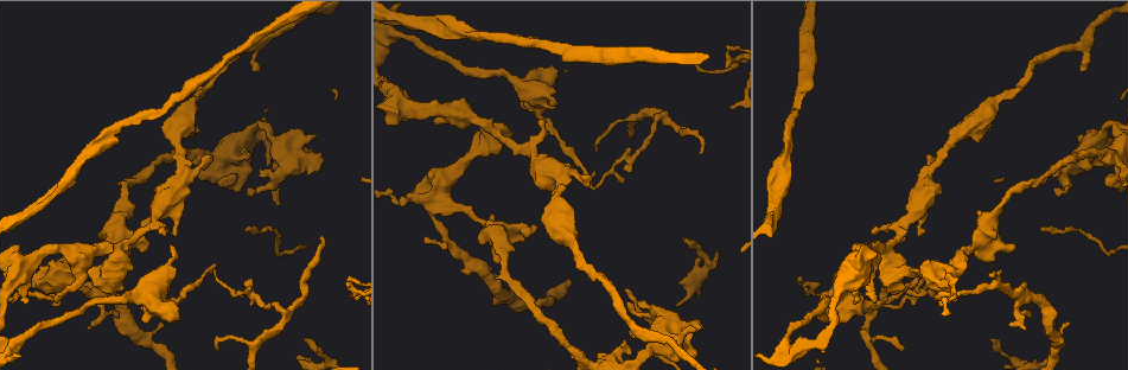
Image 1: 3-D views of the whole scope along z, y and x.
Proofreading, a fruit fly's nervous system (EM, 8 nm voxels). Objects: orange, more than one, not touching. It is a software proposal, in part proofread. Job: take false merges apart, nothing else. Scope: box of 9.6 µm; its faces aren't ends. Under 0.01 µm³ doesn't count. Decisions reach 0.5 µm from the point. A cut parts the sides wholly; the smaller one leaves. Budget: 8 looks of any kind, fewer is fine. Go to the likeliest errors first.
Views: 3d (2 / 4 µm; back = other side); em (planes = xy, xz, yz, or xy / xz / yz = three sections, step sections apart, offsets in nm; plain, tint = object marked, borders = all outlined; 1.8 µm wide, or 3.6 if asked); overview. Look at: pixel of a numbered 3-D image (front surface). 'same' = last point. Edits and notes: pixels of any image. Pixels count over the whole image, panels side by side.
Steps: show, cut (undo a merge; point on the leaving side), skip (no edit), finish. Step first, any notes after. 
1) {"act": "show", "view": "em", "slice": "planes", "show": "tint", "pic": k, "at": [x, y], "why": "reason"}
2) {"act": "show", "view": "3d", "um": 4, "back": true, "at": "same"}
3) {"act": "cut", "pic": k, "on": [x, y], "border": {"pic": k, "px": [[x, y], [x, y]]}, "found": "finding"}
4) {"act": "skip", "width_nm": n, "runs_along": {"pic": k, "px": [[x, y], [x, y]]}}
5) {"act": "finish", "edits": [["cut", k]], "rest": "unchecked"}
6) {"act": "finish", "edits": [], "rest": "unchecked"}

{"act": "show", "view": "em", "slice": "yz", "step": 4, "show": "borders", "pic": 1, "at": [118, 257], "why": "three-way junction"}

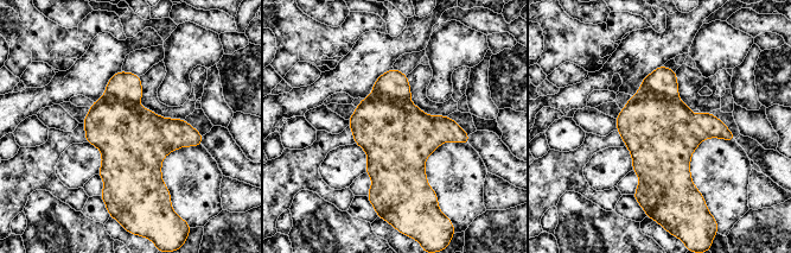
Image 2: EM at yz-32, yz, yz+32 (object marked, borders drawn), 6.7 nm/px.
{"act": "show", "view": "em", "slice": "planes", "show": "borders", "at": "same", "why": "cut it another way"}

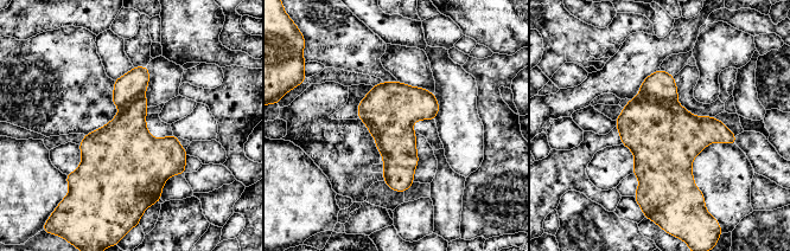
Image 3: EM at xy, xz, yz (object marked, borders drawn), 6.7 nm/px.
{"act": "skip", "width_nm": 360, "found": "one neuron here"}

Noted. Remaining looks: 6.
{"act": "show", "view": "3d", "um": 2, "pic": 1, "at": [949, 282], "why": "thick turns thin"}

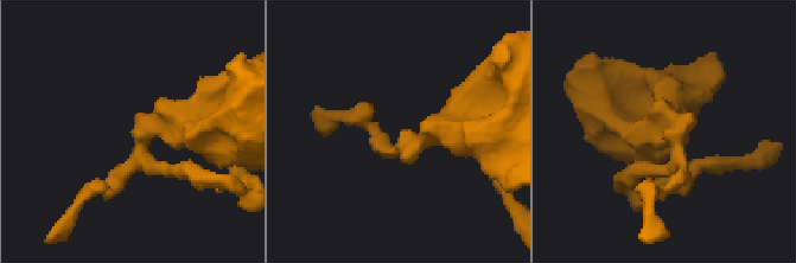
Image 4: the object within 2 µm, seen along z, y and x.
{"act": "show", "view": "em", "slice": "xy", "step": 4, "show": "tint", "pic": 4, "at": [674, 134]}

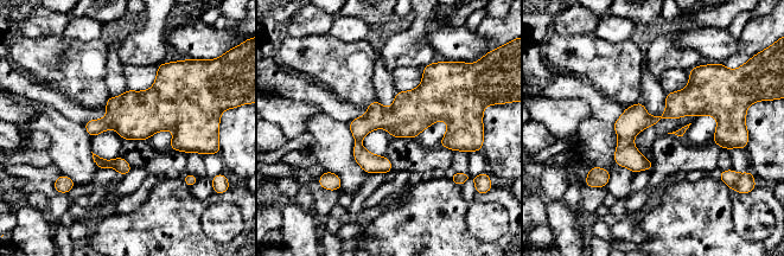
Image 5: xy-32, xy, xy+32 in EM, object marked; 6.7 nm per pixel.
{"act": "show", "view": "em", "slice": "planes", "show": "borders", "at": "same", "why": "another direction"}

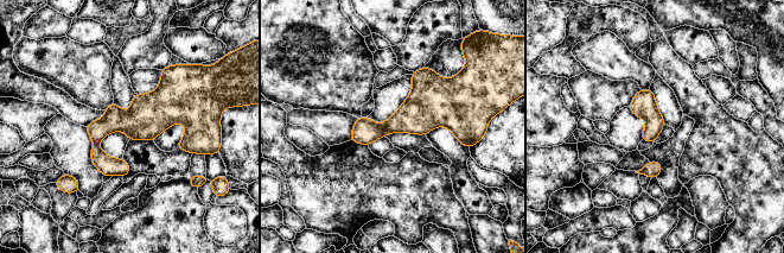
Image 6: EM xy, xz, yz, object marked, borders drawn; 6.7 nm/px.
{"act": "cut", "pic": 6, "on": [108, 165], "border": {"pic": 6, "px": [[94, 145], [97, 147]]}, "found": "a second neuron is stuck on"}

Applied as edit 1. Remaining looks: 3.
{"act": "show", "view": "overview"}

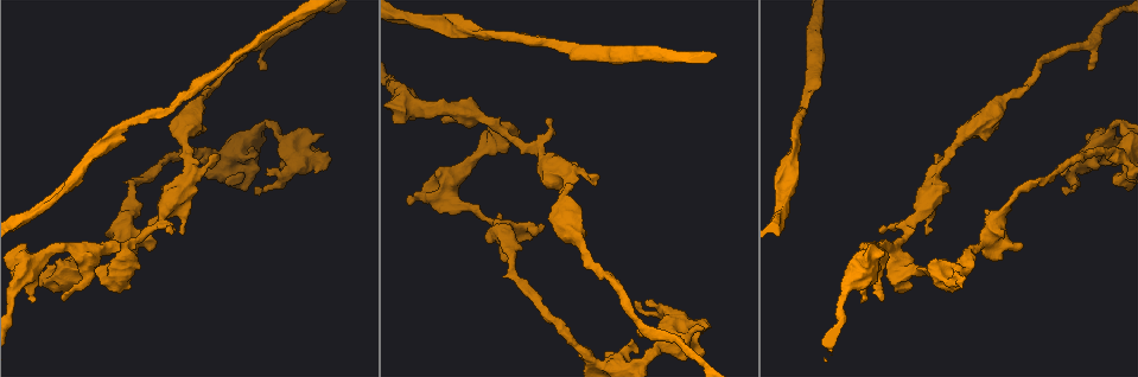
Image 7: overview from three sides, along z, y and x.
{"act": "show", "view": "em", "um": 3.6, "slice": "planes", "show": "tint", "pic": 7, "at": [291, 145], "why": "sharp bend"}

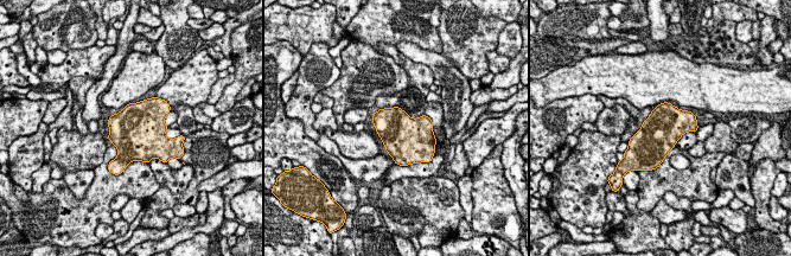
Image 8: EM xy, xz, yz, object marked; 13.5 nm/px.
{"act": "skip", "width_nm": 500, "found": "continuous, no second neuron"}

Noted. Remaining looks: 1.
{"act": "finish", "edits": [["cut", 6]], "rest": "unchecked"}

